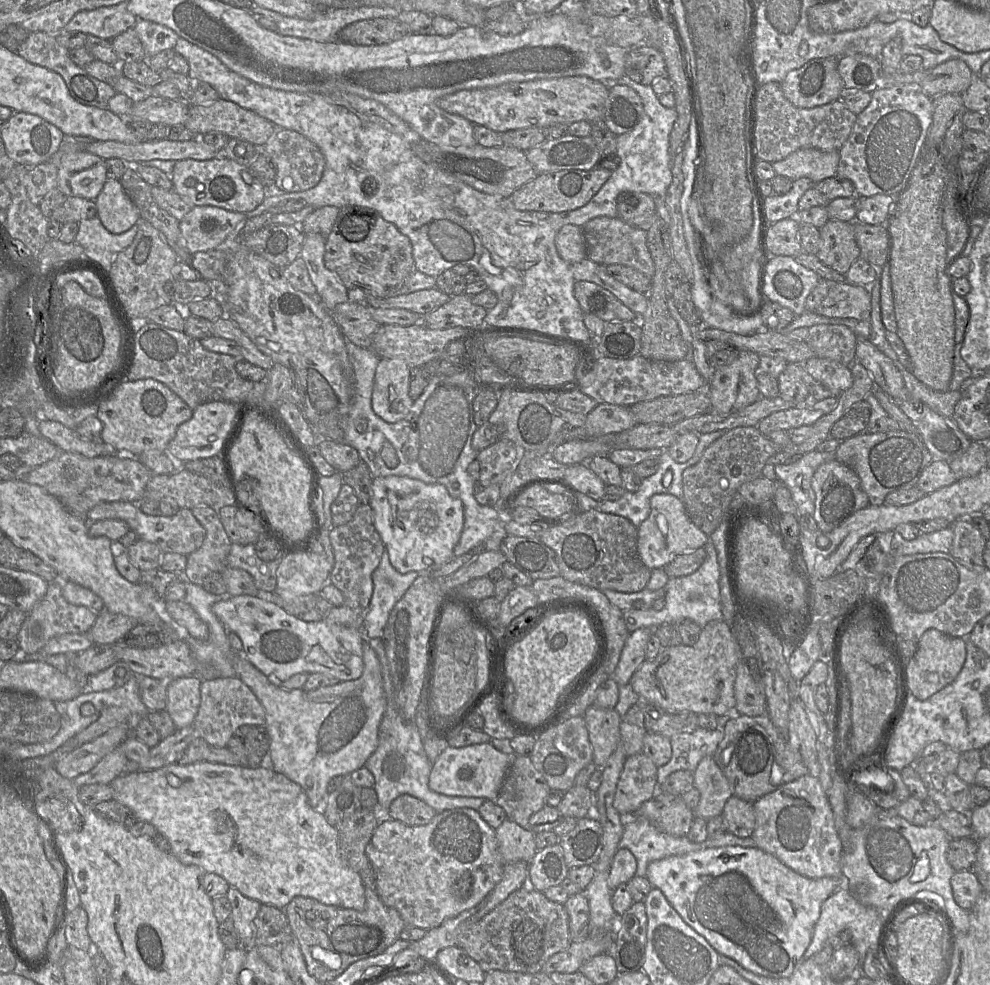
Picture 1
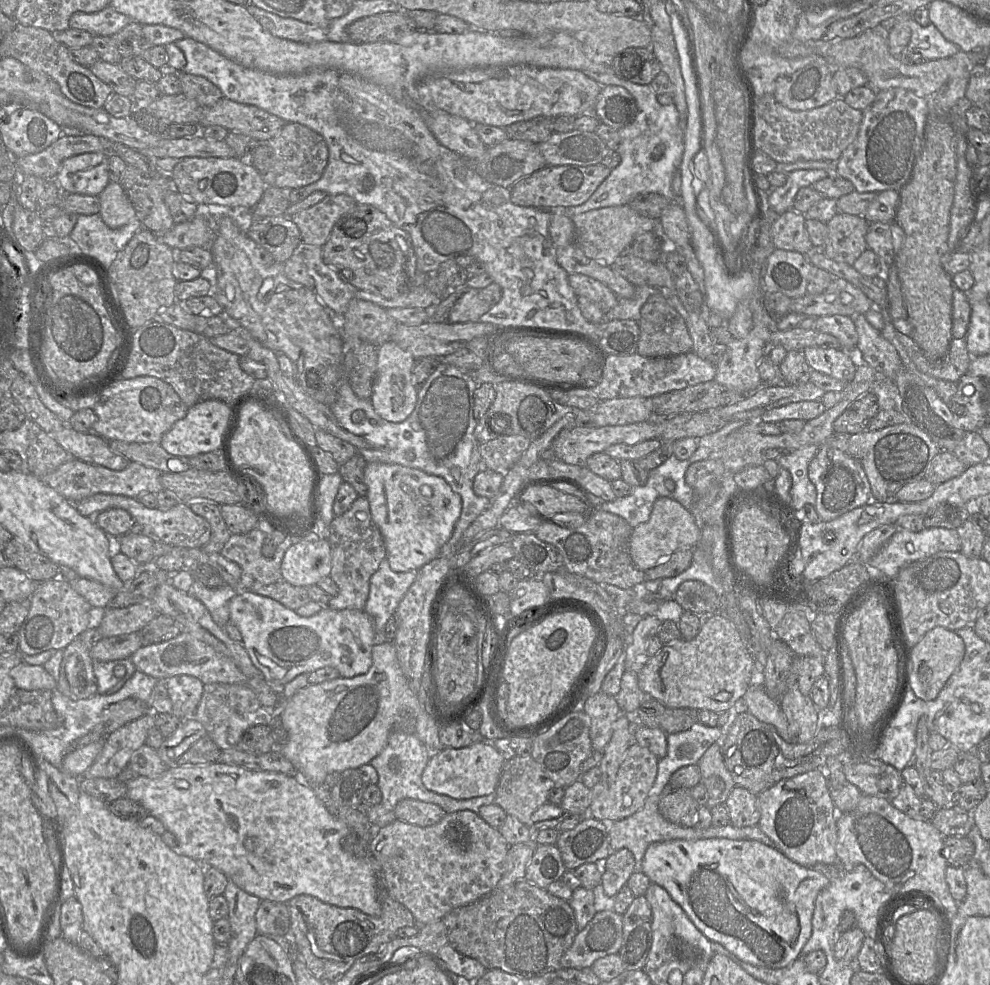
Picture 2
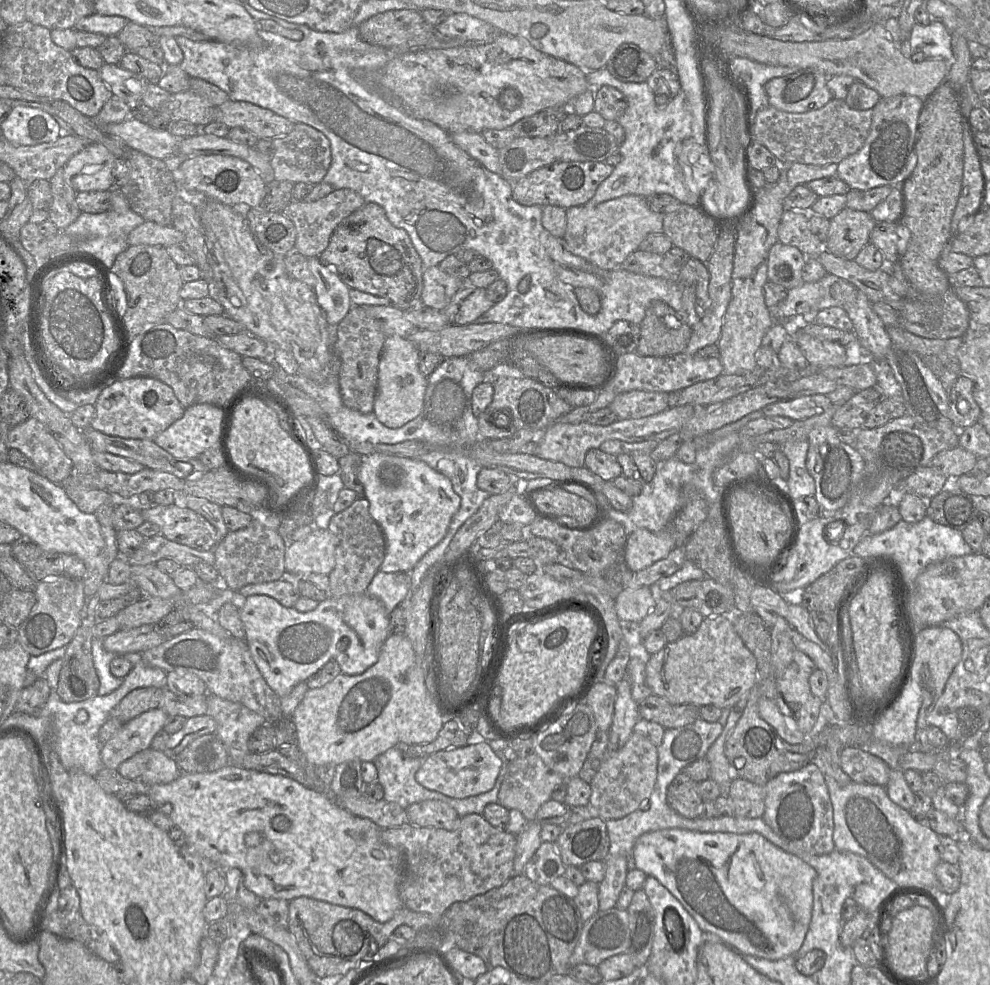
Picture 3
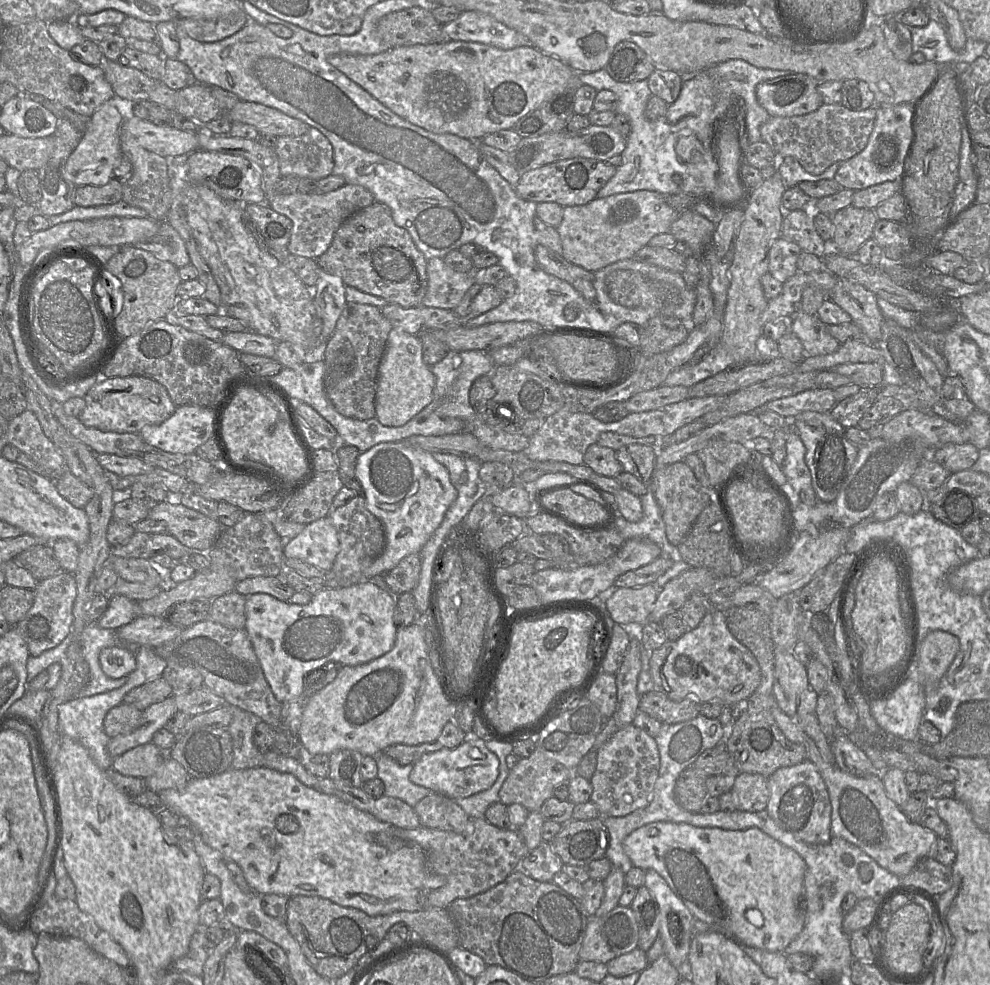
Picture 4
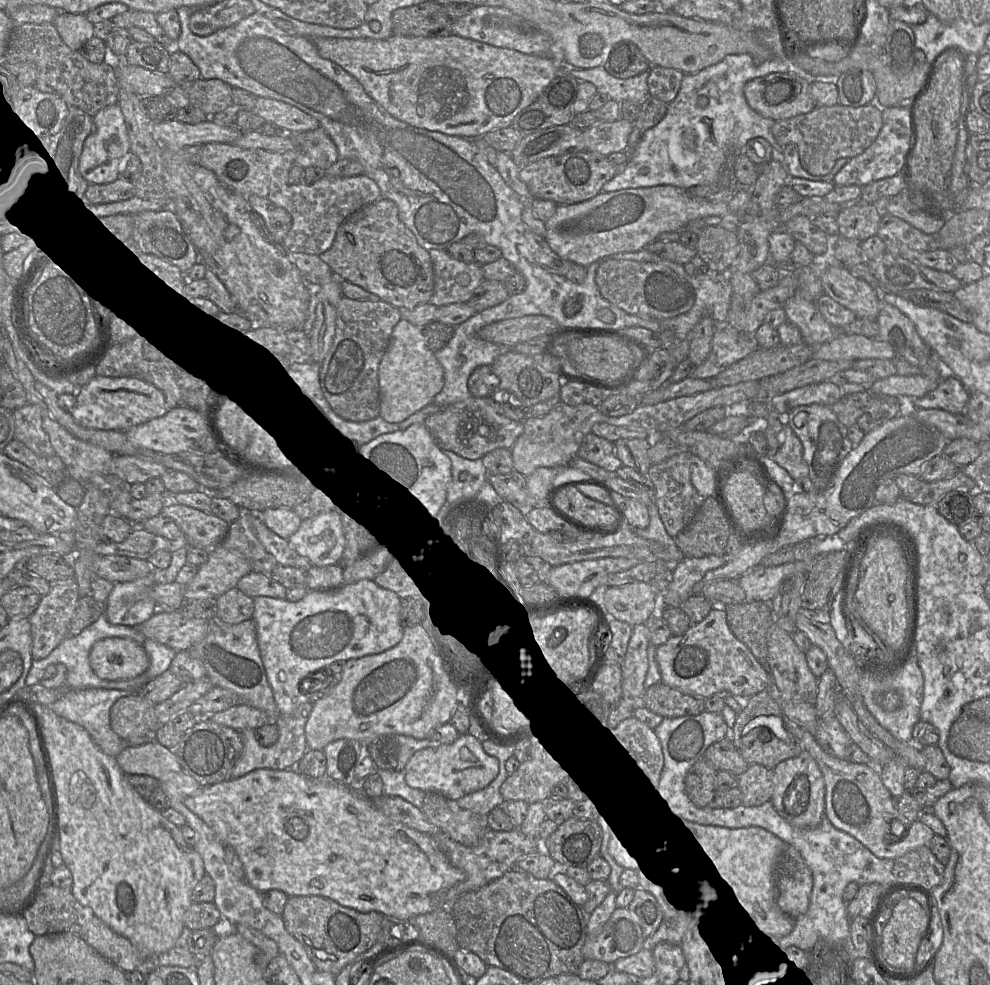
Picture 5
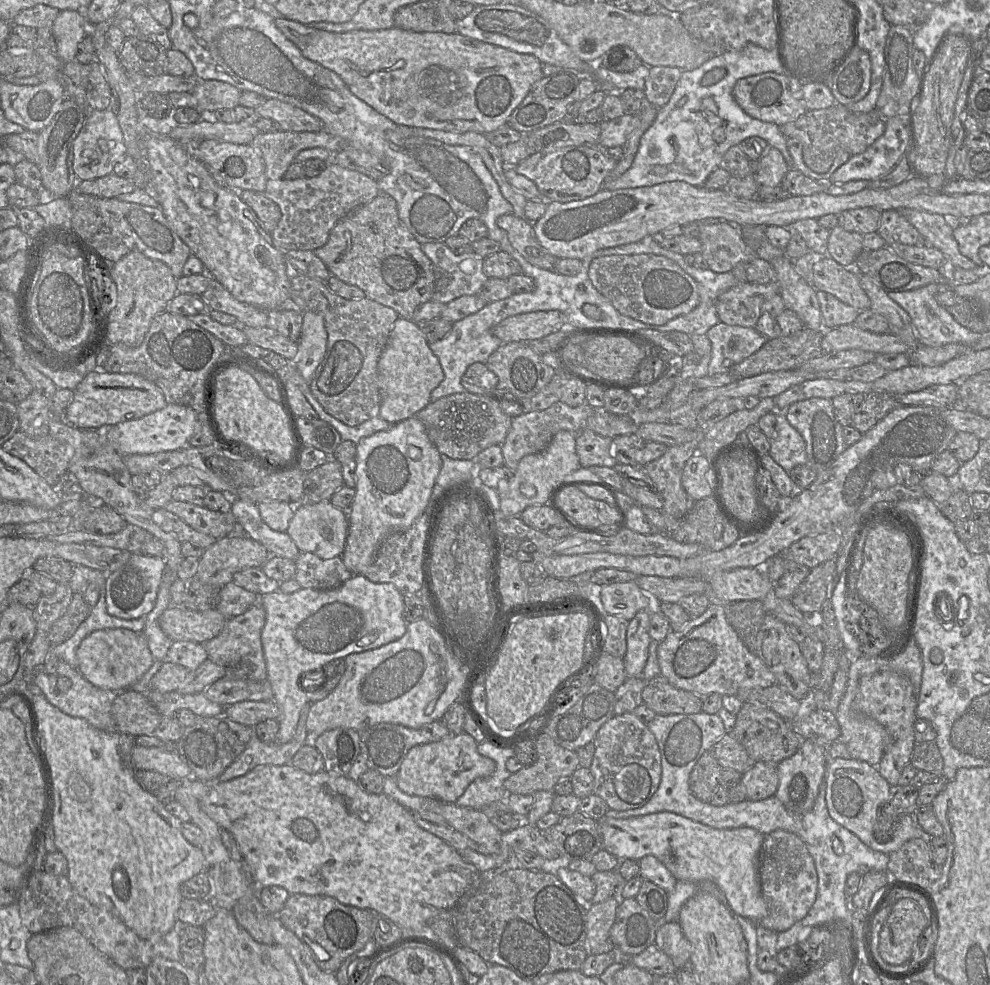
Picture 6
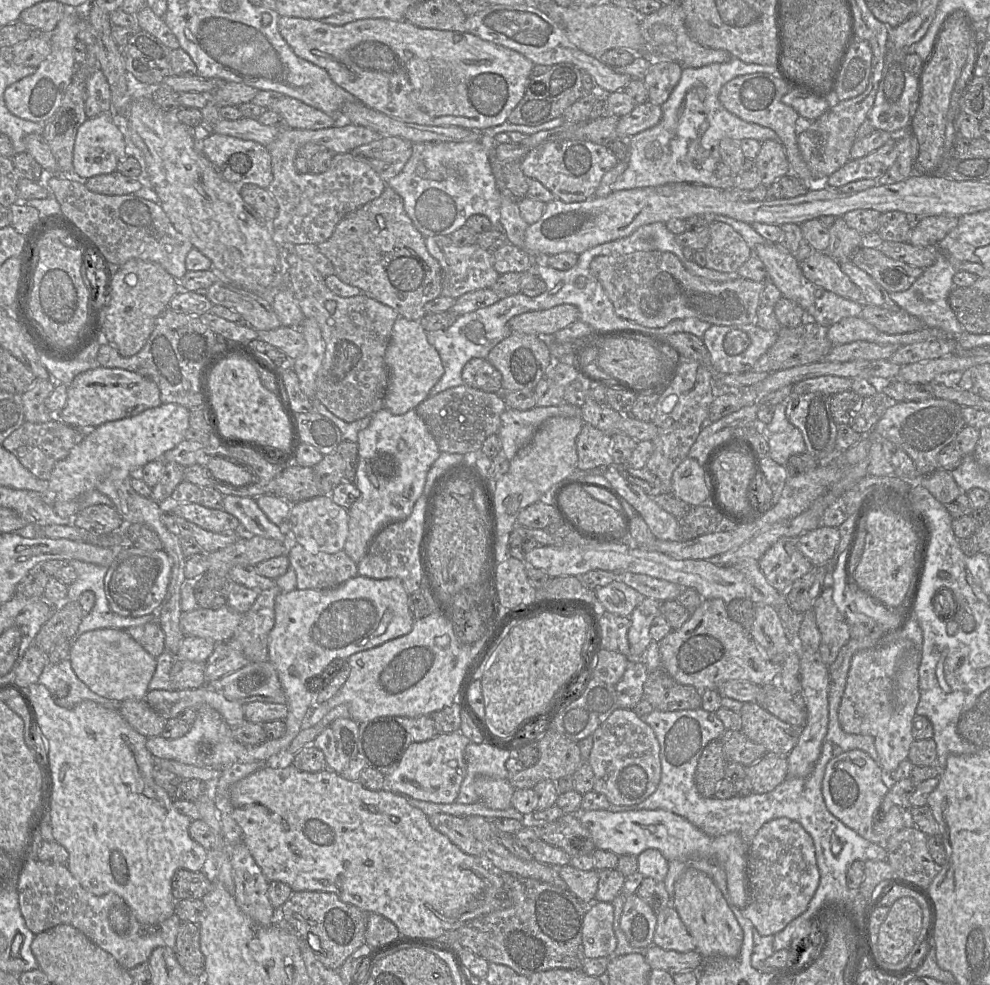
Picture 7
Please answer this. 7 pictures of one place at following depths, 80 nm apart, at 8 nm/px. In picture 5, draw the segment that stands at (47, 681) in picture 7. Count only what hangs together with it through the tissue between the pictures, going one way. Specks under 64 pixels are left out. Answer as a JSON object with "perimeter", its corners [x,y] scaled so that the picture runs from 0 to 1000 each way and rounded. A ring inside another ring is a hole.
{"perimeter":[[[101,698],[71,701],[65,708],[52,715],[49,719],[59,727],[83,737],[106,765],[117,769],[128,755],[113,741],[111,721],[119,710],[133,704],[137,703]]]}

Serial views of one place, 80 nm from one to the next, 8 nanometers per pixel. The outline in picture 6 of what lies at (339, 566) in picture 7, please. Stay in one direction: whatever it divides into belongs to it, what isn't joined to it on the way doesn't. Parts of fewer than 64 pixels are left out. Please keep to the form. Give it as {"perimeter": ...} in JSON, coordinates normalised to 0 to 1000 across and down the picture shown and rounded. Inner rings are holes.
{"perimeter":[[[304,560],[298,569],[298,574],[298,588],[304,597],[332,599],[357,585],[348,576],[345,564],[327,569],[316,561]]]}

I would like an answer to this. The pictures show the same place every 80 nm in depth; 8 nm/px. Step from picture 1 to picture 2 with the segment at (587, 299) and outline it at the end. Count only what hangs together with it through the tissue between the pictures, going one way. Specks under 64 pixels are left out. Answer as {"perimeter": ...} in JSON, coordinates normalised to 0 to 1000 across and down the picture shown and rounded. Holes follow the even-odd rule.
{"perimeter":[[[577,278],[574,285],[583,301],[590,301],[602,308],[610,319],[624,308],[624,302],[612,289],[595,280]]]}

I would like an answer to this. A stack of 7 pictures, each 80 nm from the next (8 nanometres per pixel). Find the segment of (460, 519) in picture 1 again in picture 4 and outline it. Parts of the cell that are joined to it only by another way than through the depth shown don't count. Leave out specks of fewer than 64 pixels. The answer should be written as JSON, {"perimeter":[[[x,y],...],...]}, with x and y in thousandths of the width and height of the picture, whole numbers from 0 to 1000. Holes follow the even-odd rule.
{"perimeter":[[[386,449],[365,459],[360,469],[359,481],[366,493],[370,516],[384,528],[390,546],[386,562],[367,580],[367,586],[374,589],[385,586],[399,577],[408,565],[424,561],[447,530],[453,516],[462,507],[463,499],[455,488],[452,475],[441,469],[436,460],[417,455],[409,449]]]}

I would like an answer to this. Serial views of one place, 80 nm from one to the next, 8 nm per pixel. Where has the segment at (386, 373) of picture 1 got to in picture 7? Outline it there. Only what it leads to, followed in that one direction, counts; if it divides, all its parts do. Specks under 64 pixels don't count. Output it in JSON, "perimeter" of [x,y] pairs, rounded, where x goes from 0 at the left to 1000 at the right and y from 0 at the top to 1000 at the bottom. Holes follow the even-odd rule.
{"perimeter":[[[402,321],[398,327],[388,366],[392,376],[392,393],[387,413],[405,421],[420,413],[431,403],[434,395],[448,380],[442,356],[432,347],[430,335],[422,325]]]}

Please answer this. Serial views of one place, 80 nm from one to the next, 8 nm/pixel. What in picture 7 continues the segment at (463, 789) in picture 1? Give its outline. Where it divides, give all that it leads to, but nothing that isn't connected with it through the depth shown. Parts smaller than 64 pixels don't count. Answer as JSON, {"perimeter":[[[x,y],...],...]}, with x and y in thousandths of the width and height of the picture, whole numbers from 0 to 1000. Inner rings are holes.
{"perimeter":[[[466,743],[442,744],[428,753],[415,754],[401,779],[389,788],[390,801],[420,812],[456,816],[461,813],[472,784],[469,762],[476,752]]]}

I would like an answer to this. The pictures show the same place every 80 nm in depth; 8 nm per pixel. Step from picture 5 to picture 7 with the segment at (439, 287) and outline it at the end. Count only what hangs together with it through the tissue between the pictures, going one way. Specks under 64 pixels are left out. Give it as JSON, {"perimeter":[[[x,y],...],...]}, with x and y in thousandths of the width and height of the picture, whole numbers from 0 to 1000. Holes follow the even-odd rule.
{"perimeter":[[[453,239],[430,241],[433,257],[443,266],[446,273],[446,301],[459,304],[470,297],[495,292],[505,278],[499,273],[497,257],[483,248],[462,250]]]}

